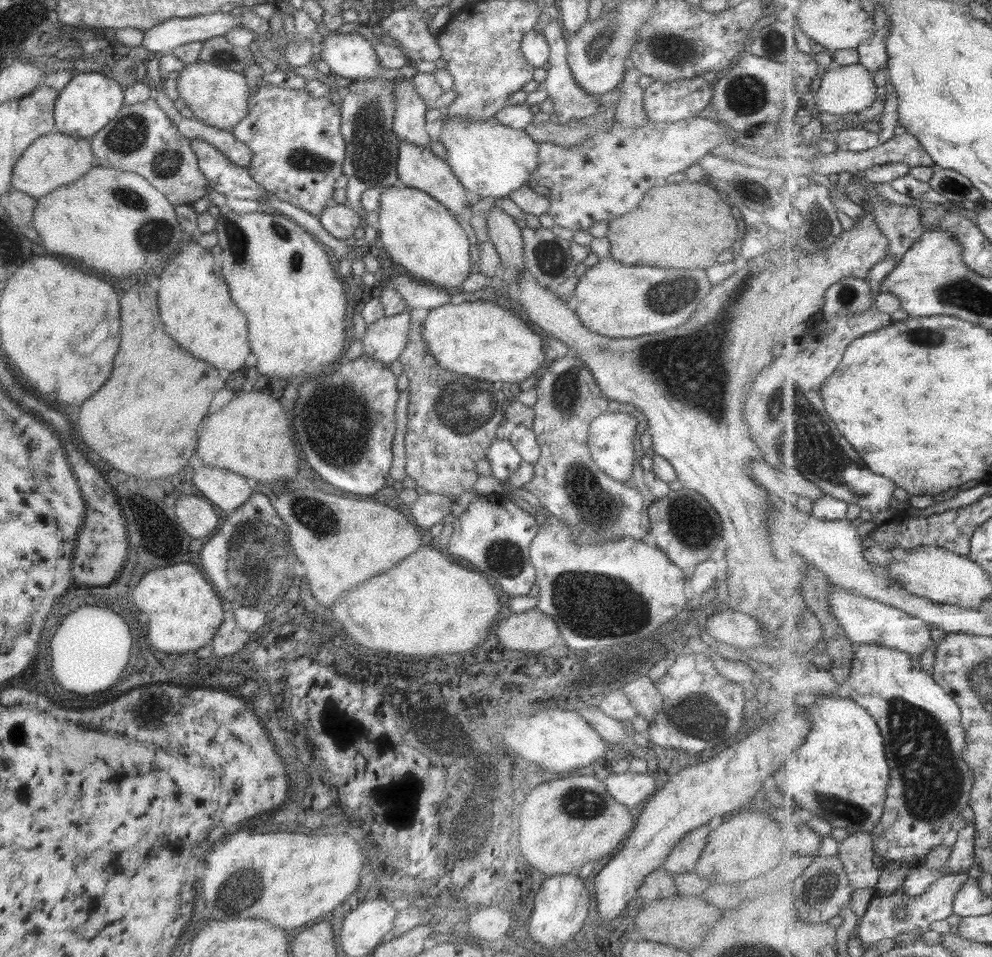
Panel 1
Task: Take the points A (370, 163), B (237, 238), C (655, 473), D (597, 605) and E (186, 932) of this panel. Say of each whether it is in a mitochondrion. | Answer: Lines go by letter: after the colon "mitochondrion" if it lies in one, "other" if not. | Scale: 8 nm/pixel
A: mitochondrion
B: mitochondrion
C: other
D: mitochondrion
E: other

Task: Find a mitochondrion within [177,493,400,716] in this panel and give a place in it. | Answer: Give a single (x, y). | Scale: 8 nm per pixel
(255, 555)

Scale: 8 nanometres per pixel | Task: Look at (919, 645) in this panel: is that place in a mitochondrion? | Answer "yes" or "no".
no

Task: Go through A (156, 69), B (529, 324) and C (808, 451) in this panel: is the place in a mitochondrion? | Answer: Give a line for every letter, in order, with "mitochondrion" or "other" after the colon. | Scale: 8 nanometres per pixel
A: other
B: other
C: mitochondrion

